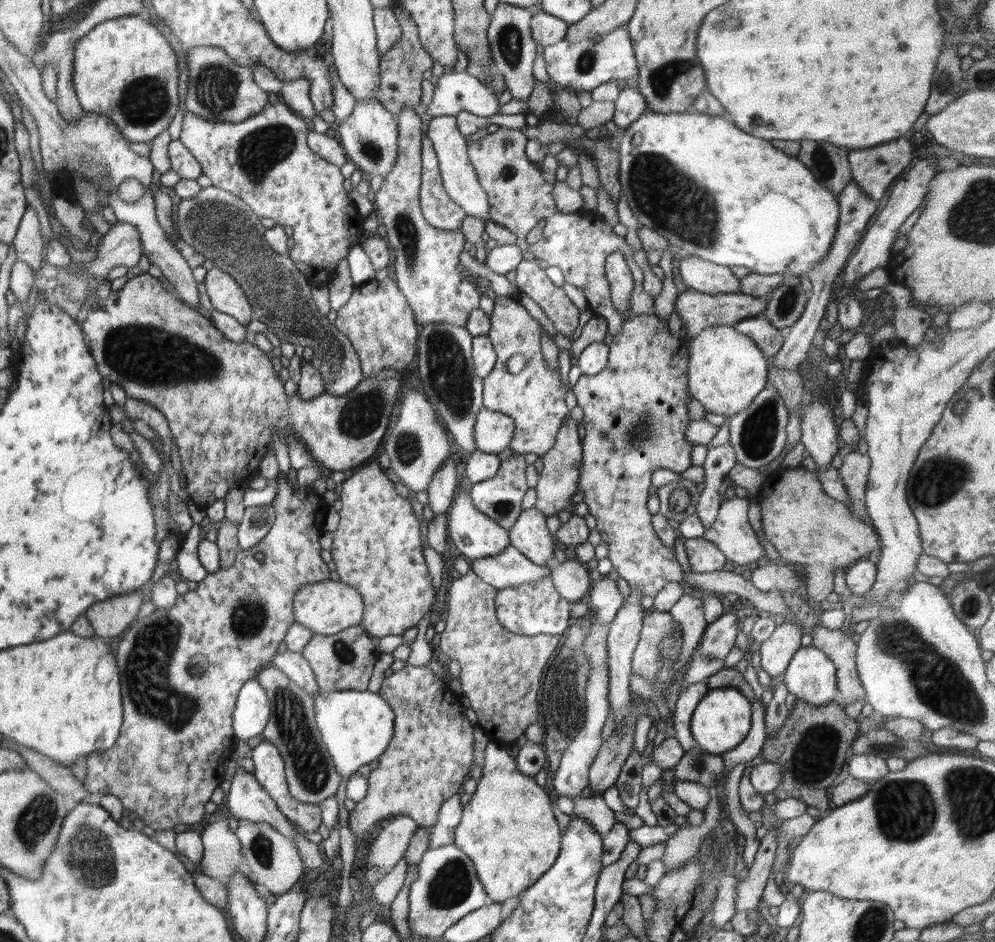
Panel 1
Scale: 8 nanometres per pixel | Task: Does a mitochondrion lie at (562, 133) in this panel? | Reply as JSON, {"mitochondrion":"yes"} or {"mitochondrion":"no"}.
{"mitochondrion":"no"}

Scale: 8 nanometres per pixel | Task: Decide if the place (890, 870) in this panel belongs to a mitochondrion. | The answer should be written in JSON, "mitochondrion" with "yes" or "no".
{"mitochondrion":"no"}

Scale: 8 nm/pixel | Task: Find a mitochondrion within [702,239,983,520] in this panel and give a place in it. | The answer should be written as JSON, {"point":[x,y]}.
{"point":[938,479]}

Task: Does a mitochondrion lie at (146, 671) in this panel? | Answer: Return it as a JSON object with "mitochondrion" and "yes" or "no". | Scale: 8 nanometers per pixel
{"mitochondrion":"yes"}

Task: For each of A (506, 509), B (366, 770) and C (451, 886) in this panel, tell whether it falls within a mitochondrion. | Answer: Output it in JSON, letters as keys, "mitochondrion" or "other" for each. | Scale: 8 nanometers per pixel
{"A":"mitochondrion","B":"other","C":"mitochondrion"}

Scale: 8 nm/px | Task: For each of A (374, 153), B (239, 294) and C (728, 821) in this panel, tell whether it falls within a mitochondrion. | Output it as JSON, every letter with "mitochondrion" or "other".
{"A":"mitochondrion","B":"mitochondrion","C":"other"}

